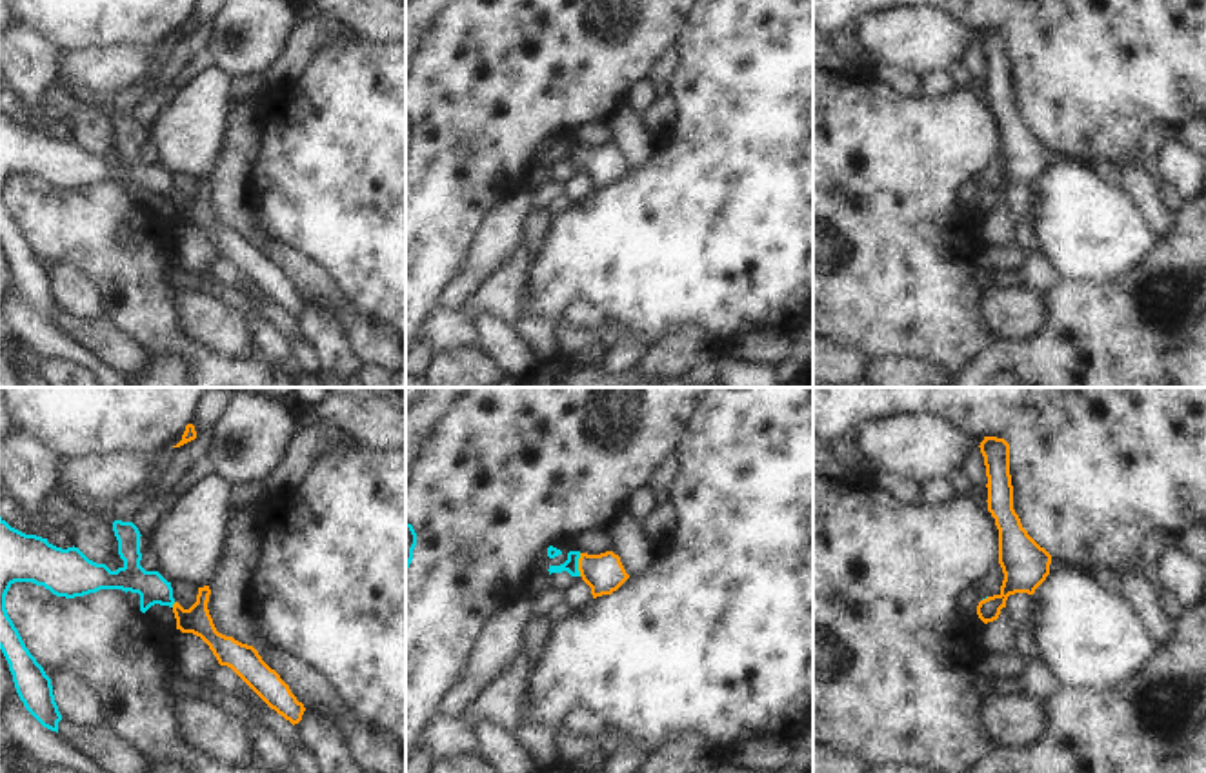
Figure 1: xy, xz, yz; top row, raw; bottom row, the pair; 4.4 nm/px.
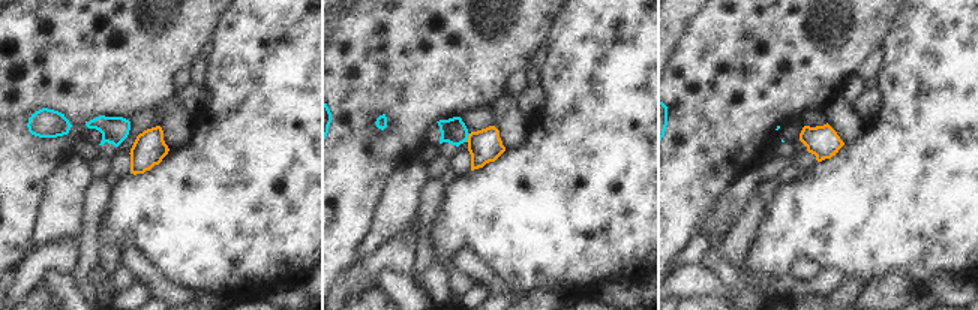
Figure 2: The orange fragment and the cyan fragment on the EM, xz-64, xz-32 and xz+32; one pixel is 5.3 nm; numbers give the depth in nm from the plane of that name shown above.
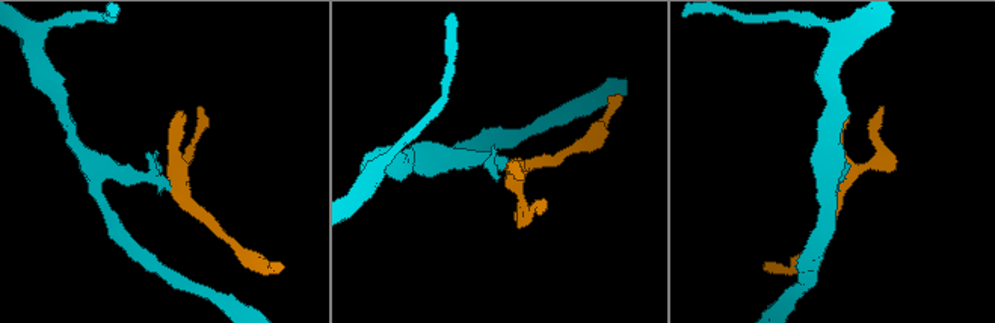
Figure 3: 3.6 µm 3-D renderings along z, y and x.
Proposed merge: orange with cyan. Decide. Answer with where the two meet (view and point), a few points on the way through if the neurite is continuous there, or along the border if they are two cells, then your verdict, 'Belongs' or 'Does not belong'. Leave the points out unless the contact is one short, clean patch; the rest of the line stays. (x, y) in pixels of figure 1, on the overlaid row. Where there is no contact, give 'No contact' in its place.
Touches orange at xz (579, 564). Path across: xz (604, 573), (579, 564), (572, 564). Belongs

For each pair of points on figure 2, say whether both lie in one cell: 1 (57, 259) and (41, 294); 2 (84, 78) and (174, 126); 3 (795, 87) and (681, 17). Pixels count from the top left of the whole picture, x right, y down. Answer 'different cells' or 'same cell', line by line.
1: different cells
2: different cells
3: different cells

